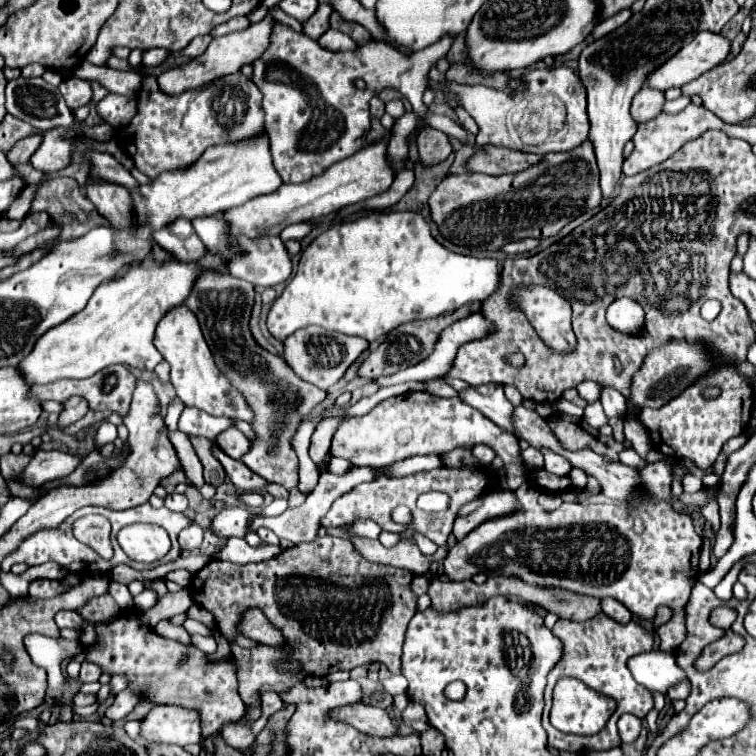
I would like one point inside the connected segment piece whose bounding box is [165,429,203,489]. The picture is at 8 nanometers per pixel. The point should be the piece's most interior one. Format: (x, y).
(190, 462)

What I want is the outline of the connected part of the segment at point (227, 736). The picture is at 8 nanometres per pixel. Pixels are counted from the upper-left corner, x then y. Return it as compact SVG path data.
M245 721L239 723L227 723L223 725L223 739L227 741L227 745L235 747L235 749L249 749L255 741L249 725L245 725Z

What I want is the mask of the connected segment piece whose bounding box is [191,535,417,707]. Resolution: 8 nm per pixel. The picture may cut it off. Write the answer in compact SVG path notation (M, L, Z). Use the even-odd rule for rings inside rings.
M325 535L311 543L289 547L261 563L235 565L213 559L195 573L191 593L201 607L213 613L215 627L223 635L239 635L239 629L235 629L239 613L259 607L287 637L285 645L291 647L289 653L269 645L257 645L255 649L231 647L237 663L239 695L251 707L259 701L257 691L261 687L291 689L309 675L329 675L335 665L337 671L351 671L359 665L381 661L391 673L399 673L405 631L417 603L417 597L409 591L411 579L413 573L409 569L369 563L349 541ZM277 661L299 661L301 673L283 673Z

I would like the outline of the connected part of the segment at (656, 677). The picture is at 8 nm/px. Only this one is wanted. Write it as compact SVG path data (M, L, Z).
M653 649L651 653L639 653L631 657L627 665L637 683L661 693L667 693L673 683L685 679L683 669L679 669L675 663L675 653L665 653L659 649Z

